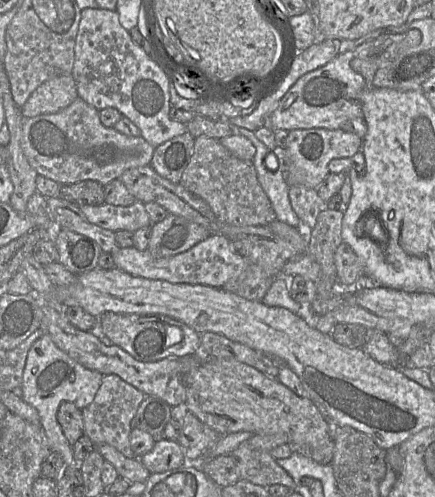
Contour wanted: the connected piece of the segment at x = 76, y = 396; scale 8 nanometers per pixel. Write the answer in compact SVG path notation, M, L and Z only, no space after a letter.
M47 333L34 342L27 355L20 387L21 398L38 411L40 424L45 431L50 450L59 453L66 466L78 467L80 471L81 462L73 455L72 446L58 423L57 412L63 402L73 403L80 410L90 405L101 385L102 378L101 373L85 368L60 350Z

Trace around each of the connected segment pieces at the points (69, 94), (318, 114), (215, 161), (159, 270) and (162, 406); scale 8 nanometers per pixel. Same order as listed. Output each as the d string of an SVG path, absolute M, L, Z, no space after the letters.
M72 74L50 78L38 86L21 107L24 118L57 113L68 107L78 97Z
M383 33L355 49L337 55L327 64L302 75L280 100L269 118L270 127L287 131L295 129L340 129L347 120L364 117L360 93L367 88L364 77L355 72L350 62L356 57L372 56L383 52L391 43L404 39L403 33Z
M205 135L195 138L193 154L180 185L205 200L222 222L235 226L258 226L269 225L277 219L272 203L258 181L253 162L231 154L219 139Z
M211 234L189 250L169 257L154 257L148 250L135 247L119 248L112 252L115 267L137 277L222 288L246 269L247 260L237 253L232 241L220 234Z
M146 396L131 421L131 427L149 433L155 439L162 438L164 427L171 418L172 407L168 403L157 397Z

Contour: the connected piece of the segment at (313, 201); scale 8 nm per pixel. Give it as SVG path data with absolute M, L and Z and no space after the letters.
M300 185L289 186L289 198L300 221L312 229L316 225L320 211L327 209L327 203L323 205L316 189Z

